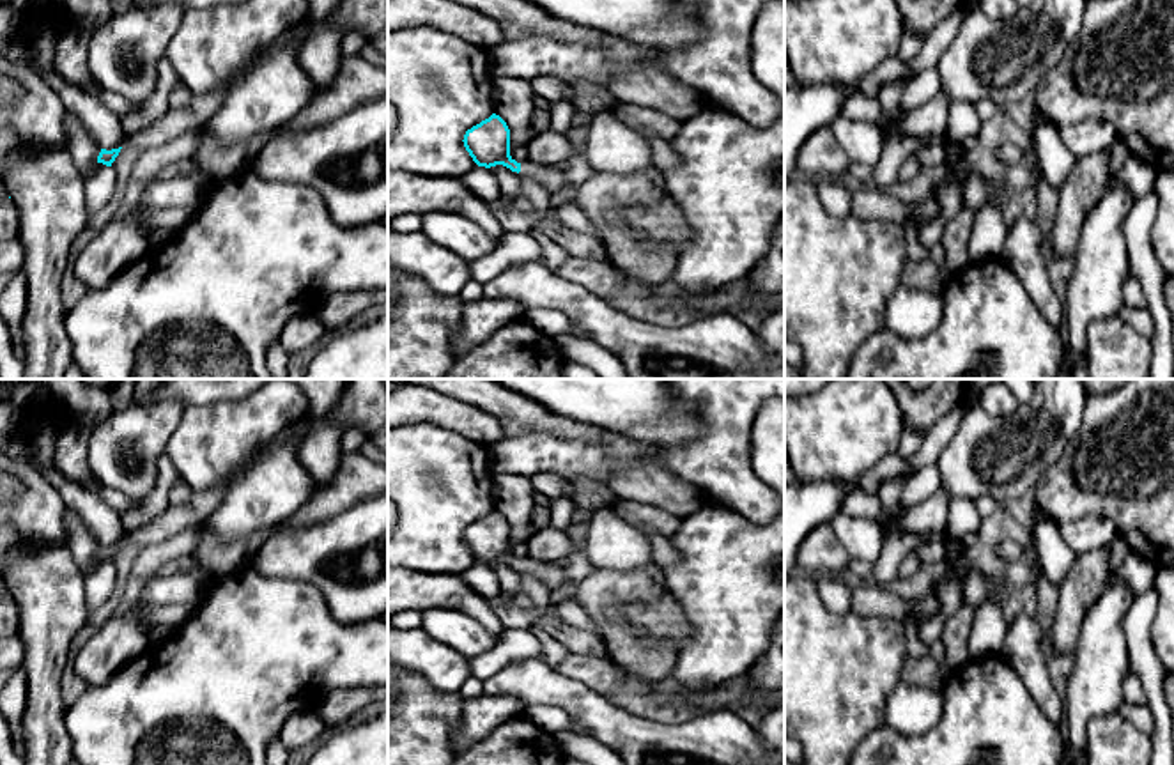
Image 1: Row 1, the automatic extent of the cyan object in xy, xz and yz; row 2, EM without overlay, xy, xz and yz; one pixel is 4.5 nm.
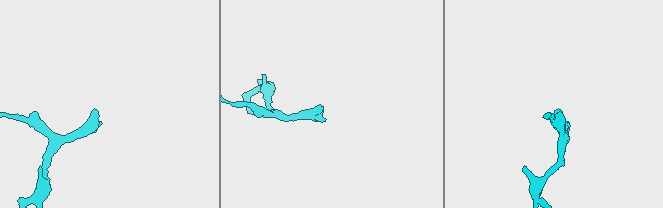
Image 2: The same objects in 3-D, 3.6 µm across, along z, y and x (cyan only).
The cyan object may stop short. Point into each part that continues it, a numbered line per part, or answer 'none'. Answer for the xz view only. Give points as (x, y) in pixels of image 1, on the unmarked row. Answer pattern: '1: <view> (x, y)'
1: xz (548, 572)

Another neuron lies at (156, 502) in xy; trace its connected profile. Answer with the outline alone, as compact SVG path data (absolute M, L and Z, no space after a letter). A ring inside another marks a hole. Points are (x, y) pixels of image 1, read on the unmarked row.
M163 453L158 459L158 482L152 492L120 515L124 531L136 531L154 517L161 515L170 506L168 492L177 480L179 473L175 466L170 457Z

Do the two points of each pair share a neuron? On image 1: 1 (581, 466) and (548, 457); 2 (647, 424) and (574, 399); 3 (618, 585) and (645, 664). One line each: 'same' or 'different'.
1: same
2: same
3: same

